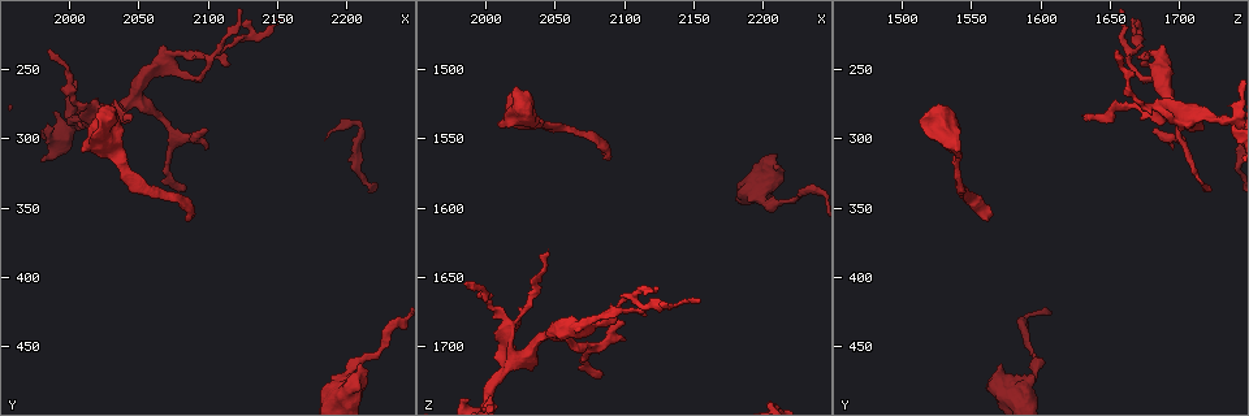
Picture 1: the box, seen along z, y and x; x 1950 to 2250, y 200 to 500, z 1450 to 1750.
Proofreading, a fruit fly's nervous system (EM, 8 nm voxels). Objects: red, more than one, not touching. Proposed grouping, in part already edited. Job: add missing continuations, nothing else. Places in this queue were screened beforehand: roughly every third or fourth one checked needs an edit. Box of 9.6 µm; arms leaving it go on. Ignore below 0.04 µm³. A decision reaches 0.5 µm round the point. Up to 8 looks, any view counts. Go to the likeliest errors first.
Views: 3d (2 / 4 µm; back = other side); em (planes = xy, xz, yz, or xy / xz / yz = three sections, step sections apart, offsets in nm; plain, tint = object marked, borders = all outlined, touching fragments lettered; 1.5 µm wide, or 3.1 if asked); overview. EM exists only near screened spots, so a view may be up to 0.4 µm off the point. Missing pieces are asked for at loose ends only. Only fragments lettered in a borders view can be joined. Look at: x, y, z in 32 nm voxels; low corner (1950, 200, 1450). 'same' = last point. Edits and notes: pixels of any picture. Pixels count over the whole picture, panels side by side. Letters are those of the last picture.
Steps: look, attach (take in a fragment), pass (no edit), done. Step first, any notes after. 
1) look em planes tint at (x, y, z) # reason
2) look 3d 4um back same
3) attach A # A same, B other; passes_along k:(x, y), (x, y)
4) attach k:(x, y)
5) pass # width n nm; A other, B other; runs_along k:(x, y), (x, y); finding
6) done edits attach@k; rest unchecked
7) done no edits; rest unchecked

look 3d 2um at (2088, 356, 1566) # end of a long branch

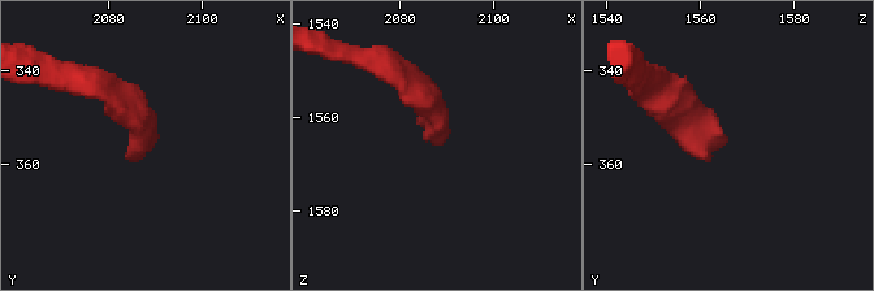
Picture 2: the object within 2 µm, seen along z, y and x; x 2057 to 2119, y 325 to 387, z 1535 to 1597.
look em planes borders at (2088, 355, 1566) # need the tissue

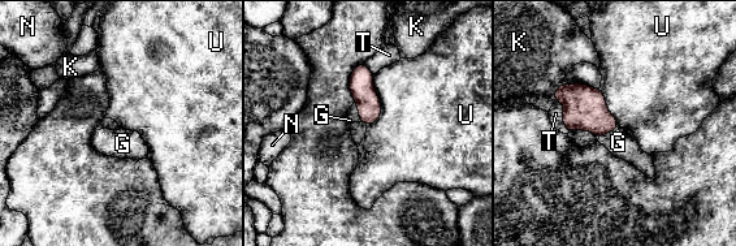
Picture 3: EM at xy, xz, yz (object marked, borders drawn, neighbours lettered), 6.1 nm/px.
attach 3:(618, 142) # width 140 nm; G same, K other, N other, T other, U other; passes_along 3:(585, 108), (609, 132), (618, 142); the neuron continues

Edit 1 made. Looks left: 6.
look overview # redraw

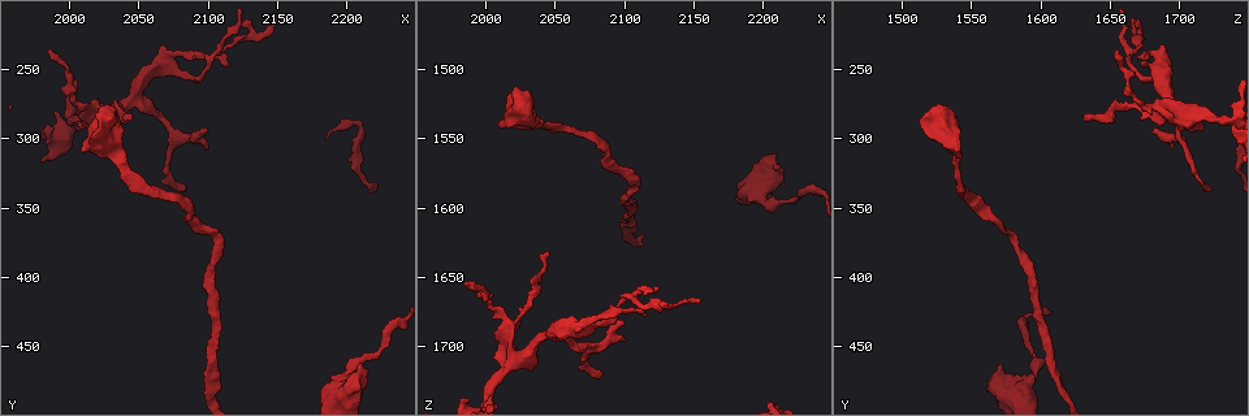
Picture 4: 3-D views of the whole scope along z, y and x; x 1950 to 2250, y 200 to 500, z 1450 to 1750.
look em planes borders at (2032, 278, 1532) # branch stops here

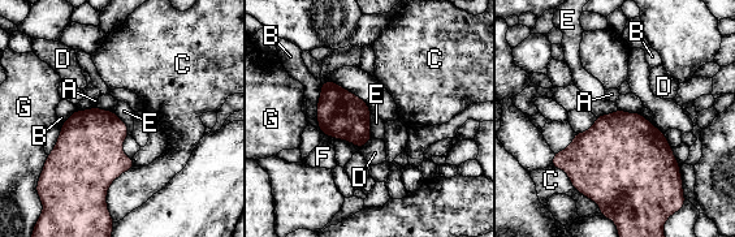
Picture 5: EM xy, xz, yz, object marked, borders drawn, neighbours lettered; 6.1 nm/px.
pass # width 260 nm; A other, B other, C other, D other, E other, F other, G other; border 5:(112, 111), (126, 125), (129, 134); none of them fits

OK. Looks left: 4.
look em planes borders at (2208, 480, 1562) # an open end

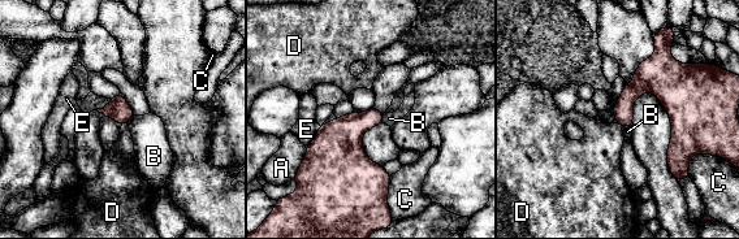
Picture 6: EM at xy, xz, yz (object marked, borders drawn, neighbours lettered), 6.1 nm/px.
pass # A other, B other, C other, D other, E other; border 6:(126, 124), (121, 126); none of them fits

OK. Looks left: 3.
done edits attach@3; rest unchecked

